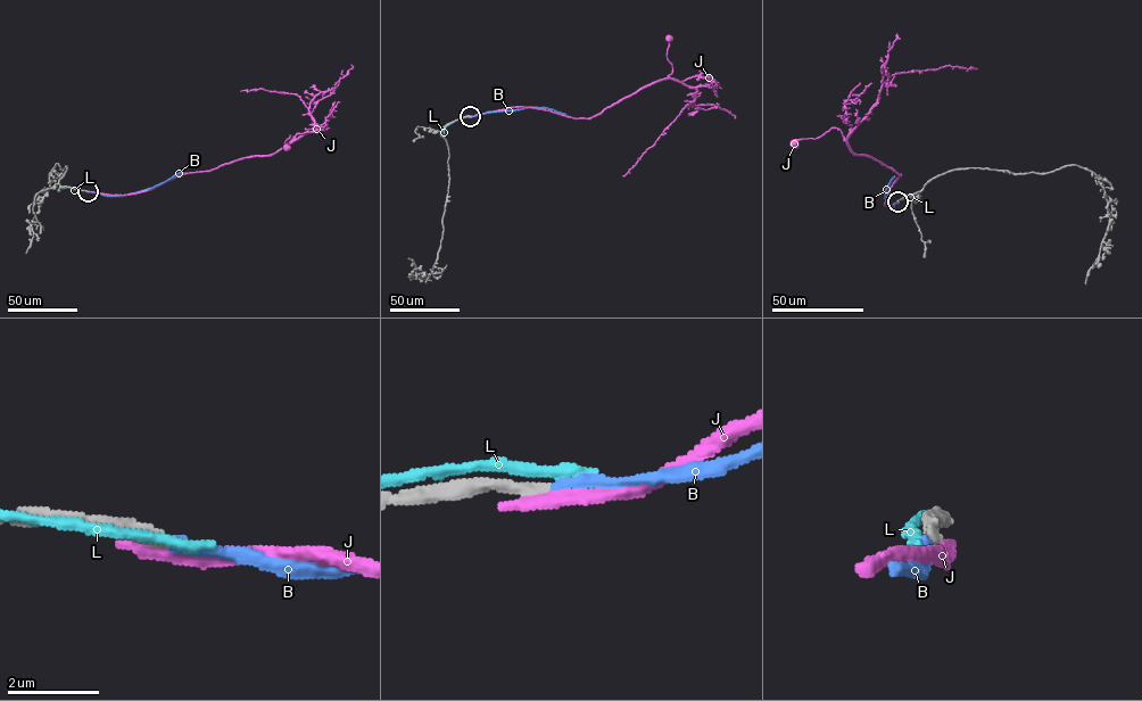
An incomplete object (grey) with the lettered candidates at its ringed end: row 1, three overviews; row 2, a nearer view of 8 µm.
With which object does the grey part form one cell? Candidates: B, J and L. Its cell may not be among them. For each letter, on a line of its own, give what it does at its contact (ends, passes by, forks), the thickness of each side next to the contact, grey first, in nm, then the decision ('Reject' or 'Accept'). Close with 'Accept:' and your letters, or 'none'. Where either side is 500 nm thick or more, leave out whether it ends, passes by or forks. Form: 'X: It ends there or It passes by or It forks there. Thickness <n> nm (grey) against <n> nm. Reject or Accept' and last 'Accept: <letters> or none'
B: It ends there. Thickness 280 nm (grey) against 220 nm. Accept
J: It ends there. Thickness 320 nm (grey) against 340 nm. Reject
L: It ends there. Thickness 280 nm (grey) against 320 nm. Reject
Accept: B

